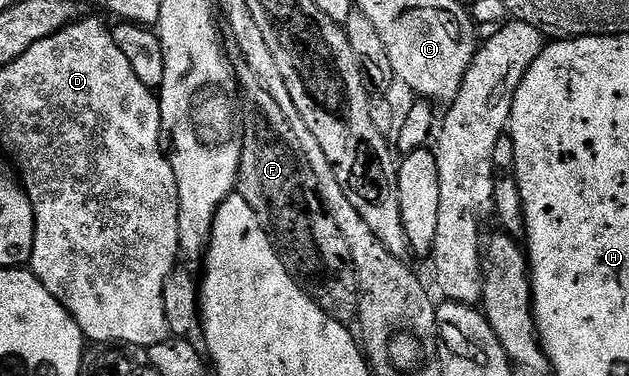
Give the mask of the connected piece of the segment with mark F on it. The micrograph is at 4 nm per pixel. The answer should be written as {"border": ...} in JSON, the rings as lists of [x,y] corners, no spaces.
{"border":[[[255,90],[254,112],[244,119],[244,134],[242,136],[242,156],[238,170],[237,194],[252,205],[259,219],[268,228],[274,248],[278,250],[280,261],[286,267],[286,272],[297,279],[301,287],[336,321],[347,325],[353,324],[358,317],[358,278],[352,265],[352,253],[348,249],[348,241],[344,241],[344,233],[336,225],[336,221],[326,211],[322,203],[322,194],[318,191],[316,173],[312,173],[312,165],[308,165],[308,157],[296,141],[296,133],[292,133],[292,125],[288,125],[288,117],[268,97],[264,90]]]}

